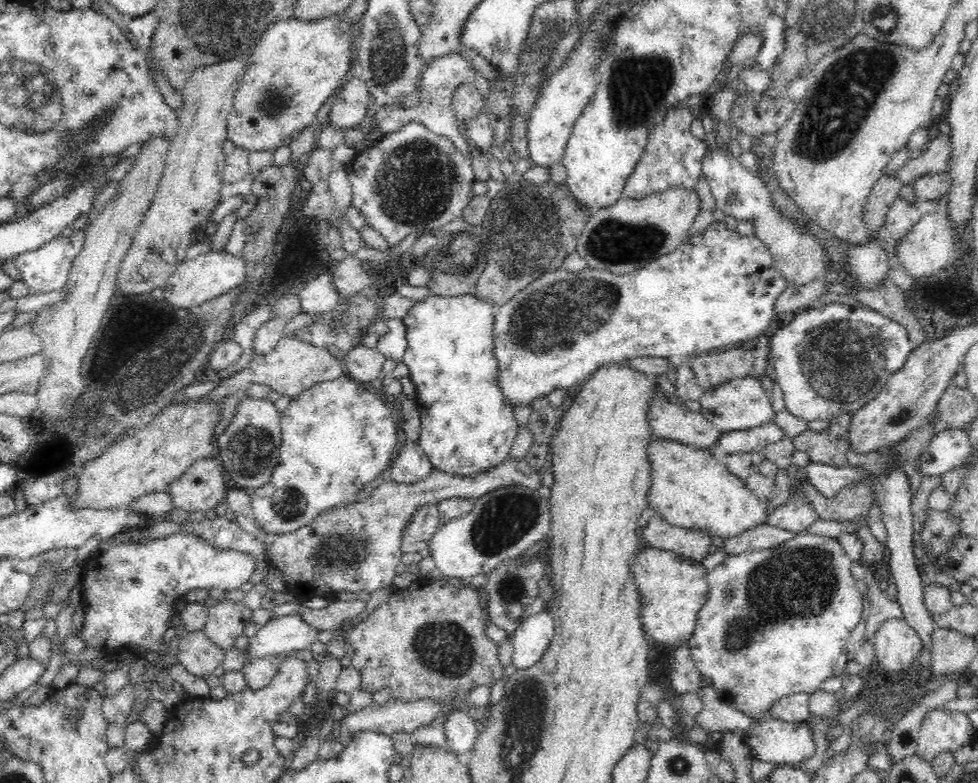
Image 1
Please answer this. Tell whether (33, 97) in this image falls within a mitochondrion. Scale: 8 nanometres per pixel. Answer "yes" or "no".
yes

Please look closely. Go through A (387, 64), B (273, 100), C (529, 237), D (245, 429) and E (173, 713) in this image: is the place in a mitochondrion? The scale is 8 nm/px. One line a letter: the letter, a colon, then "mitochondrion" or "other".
A: mitochondrion
B: mitochondrion
C: mitochondrion
D: mitochondrion
E: other

